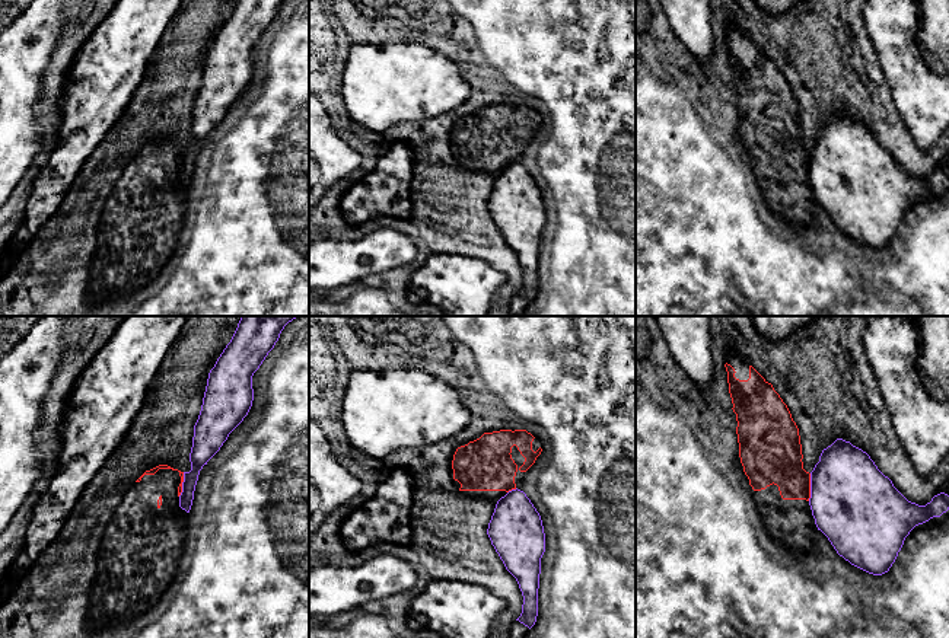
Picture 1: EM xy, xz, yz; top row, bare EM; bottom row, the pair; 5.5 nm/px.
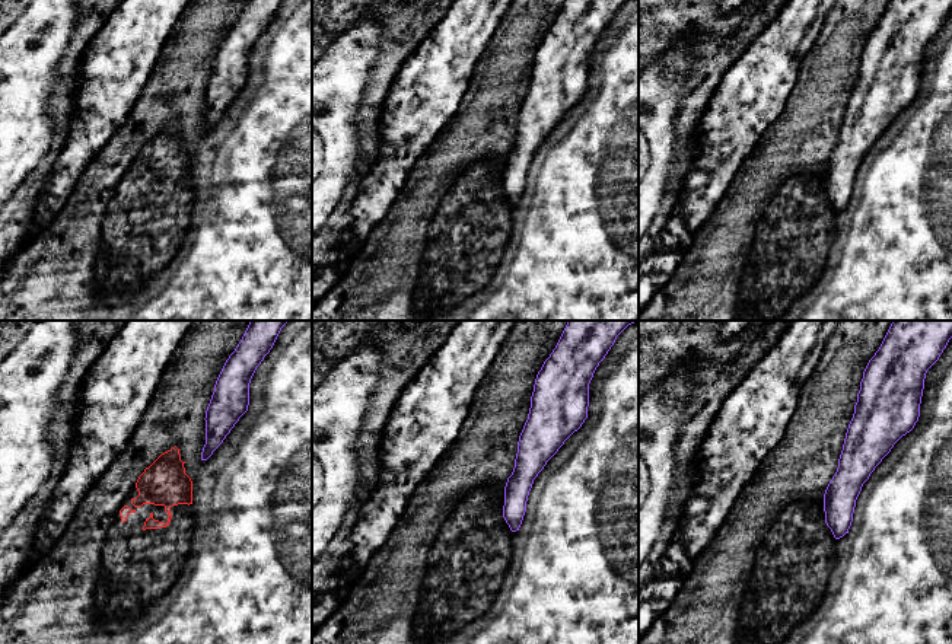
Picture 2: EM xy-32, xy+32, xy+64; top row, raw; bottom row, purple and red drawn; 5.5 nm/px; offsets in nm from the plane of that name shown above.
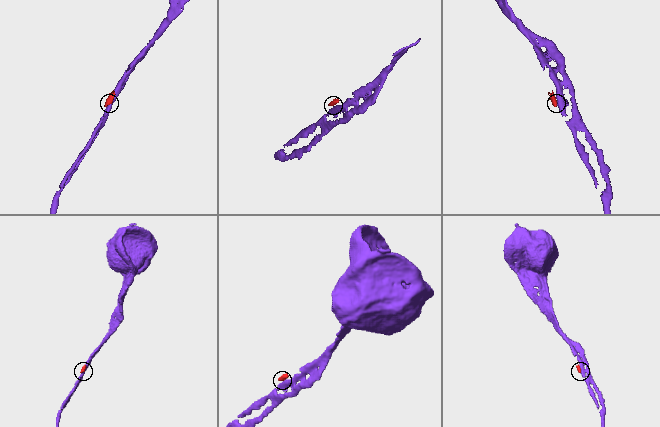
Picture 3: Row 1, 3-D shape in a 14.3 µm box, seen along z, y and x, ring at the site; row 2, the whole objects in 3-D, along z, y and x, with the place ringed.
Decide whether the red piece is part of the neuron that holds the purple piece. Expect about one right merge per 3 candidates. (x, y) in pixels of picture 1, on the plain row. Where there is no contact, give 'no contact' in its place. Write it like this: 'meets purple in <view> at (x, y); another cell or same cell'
meets purple in yz at (811, 160); another cell

